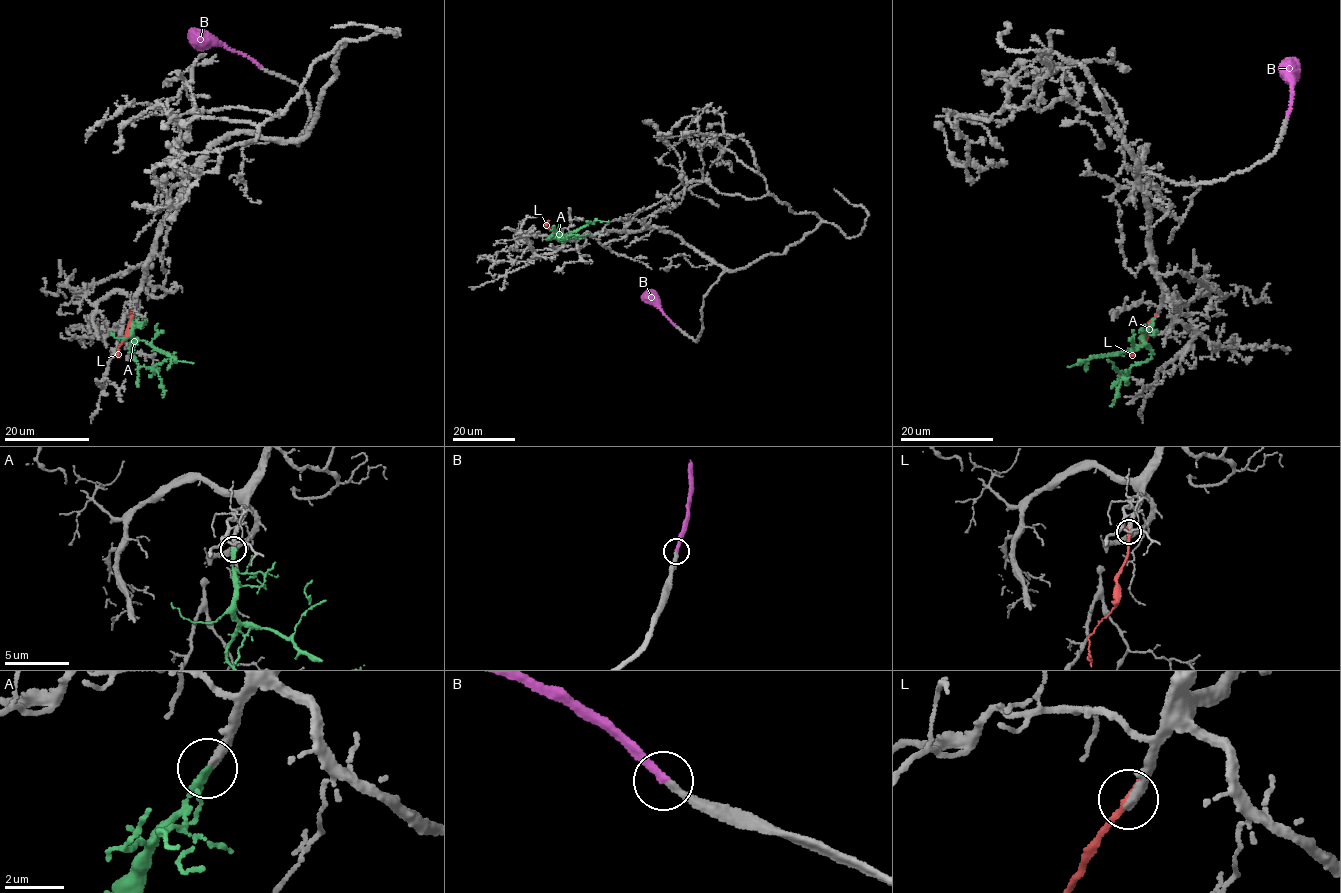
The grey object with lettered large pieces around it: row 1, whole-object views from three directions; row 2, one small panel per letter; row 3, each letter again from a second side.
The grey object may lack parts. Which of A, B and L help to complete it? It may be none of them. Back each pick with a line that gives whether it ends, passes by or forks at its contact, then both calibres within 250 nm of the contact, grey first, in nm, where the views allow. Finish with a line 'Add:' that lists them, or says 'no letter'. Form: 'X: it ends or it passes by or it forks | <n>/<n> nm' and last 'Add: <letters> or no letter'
A: it ends | 280/280 nm
B: it ends | 260/280 nm
Add: A, B

